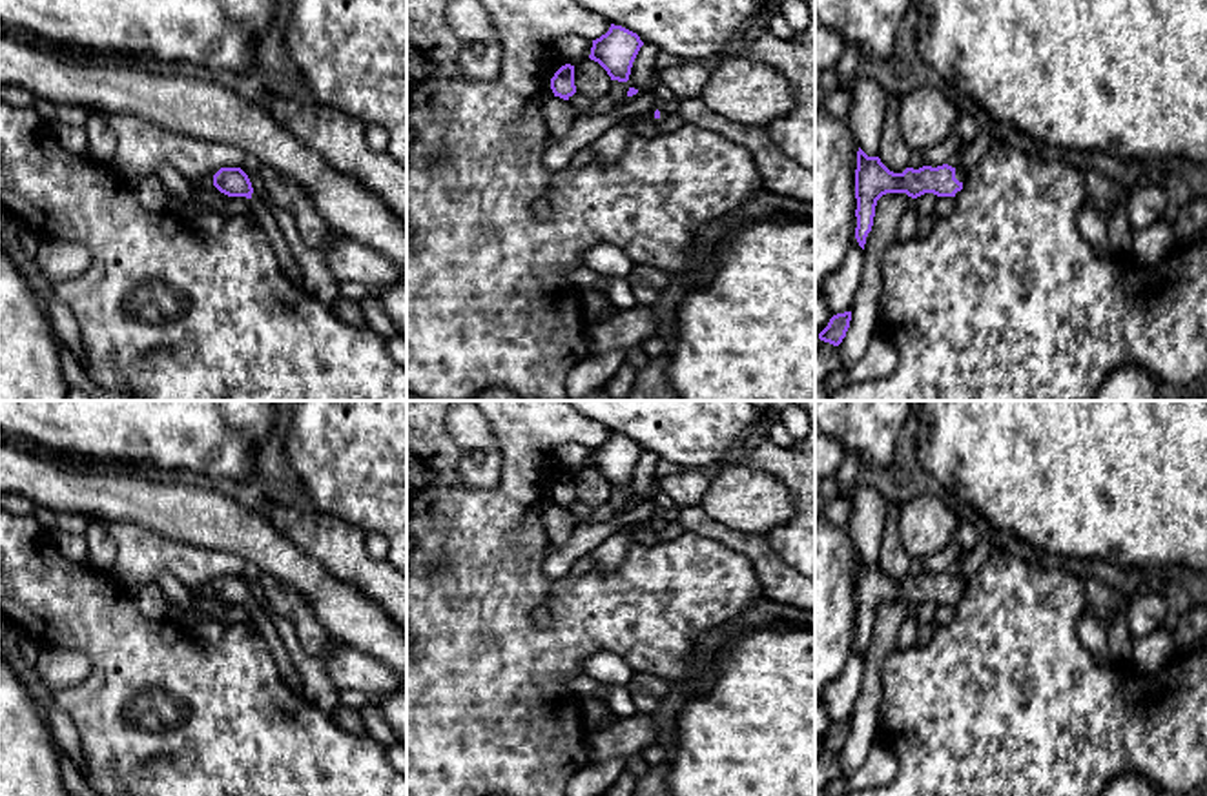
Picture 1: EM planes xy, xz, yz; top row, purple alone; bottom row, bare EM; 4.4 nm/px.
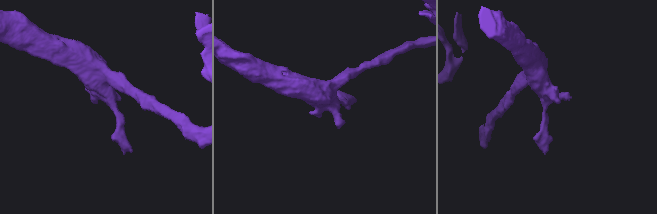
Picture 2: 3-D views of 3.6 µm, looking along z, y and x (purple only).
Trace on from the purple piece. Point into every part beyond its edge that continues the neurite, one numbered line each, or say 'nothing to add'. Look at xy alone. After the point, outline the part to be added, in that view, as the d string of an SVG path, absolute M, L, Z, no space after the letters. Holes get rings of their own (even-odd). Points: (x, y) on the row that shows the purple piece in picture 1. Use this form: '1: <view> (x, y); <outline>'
nothing to add

